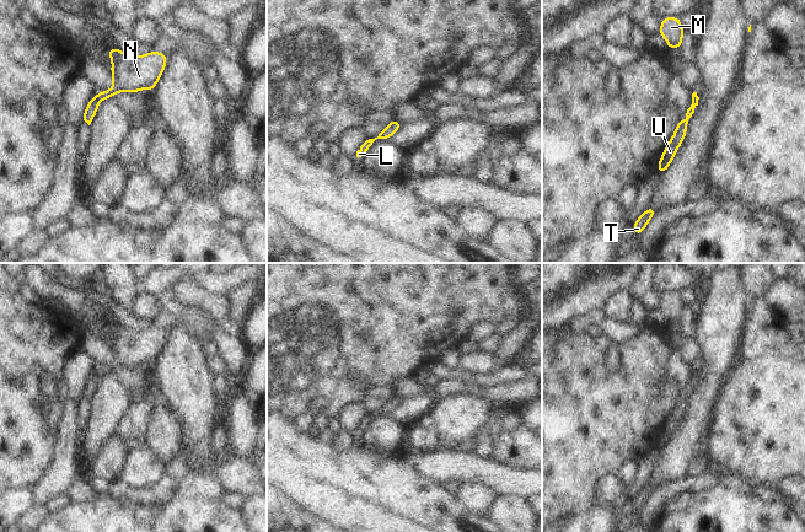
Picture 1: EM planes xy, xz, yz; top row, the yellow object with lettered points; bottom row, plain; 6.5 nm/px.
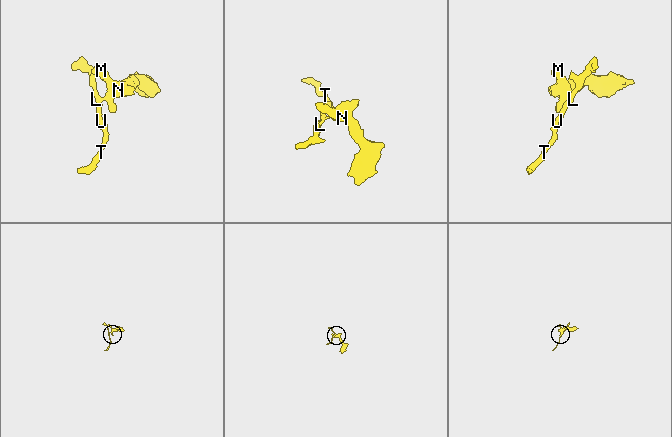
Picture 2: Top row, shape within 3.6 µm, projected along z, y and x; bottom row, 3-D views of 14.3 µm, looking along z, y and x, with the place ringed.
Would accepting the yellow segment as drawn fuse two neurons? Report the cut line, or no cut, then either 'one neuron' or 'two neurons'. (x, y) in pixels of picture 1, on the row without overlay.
xz (371, 413), (373, 417) | two neurons

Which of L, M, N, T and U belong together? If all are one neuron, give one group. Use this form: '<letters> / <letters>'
L T U / M N

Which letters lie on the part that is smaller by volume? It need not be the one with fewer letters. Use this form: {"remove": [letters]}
{"remove": ["L", "T", "U"]}

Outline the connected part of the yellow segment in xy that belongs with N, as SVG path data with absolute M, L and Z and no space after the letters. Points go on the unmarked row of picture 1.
M112 322L107 329L113 338L111 343L113 361L108 366L96 367L98 376L113 374L117 367L139 367L143 364L151 367L167 337L166 328L159 327L133 332Z

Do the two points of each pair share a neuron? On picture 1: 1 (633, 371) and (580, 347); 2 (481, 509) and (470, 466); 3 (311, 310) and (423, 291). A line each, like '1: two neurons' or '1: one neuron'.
1: one neuron
2: two neurons
3: one neuron

